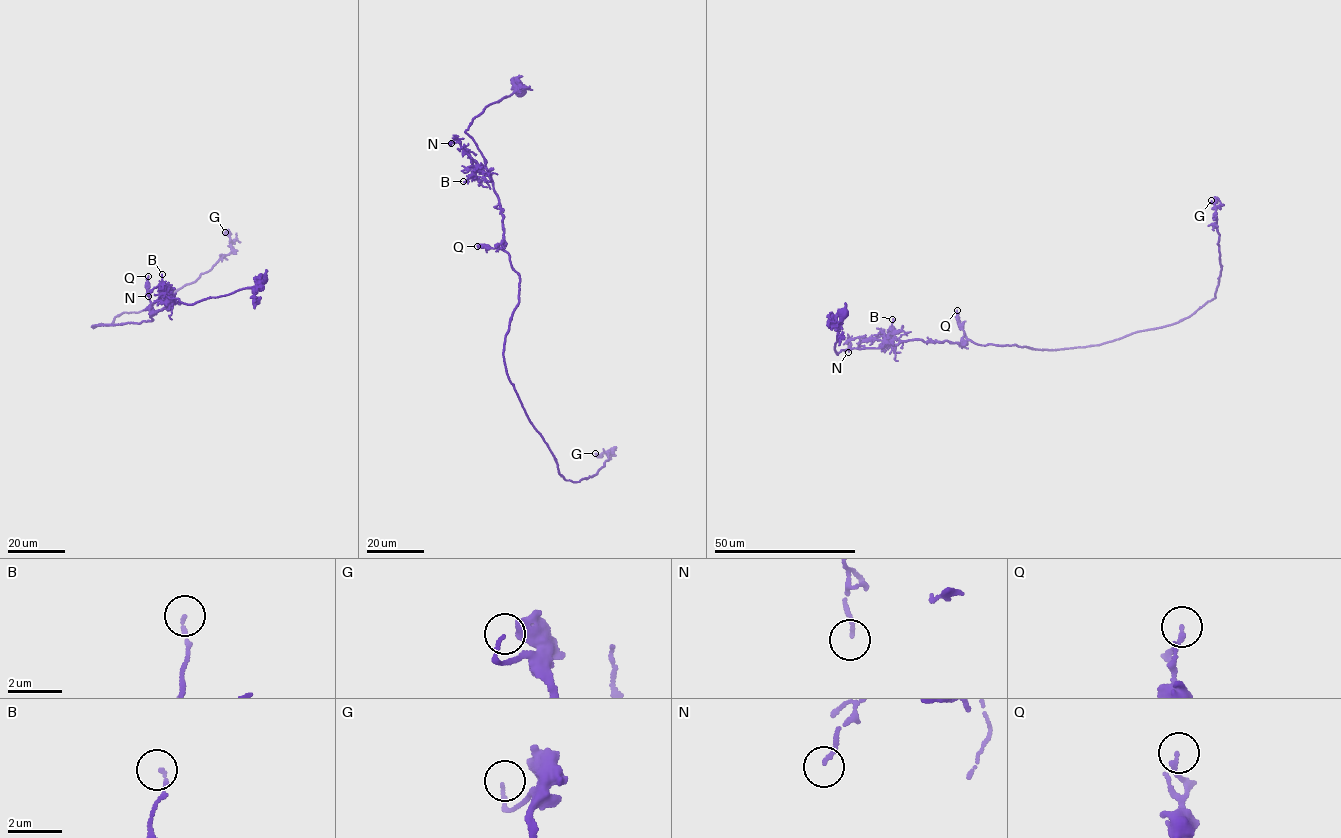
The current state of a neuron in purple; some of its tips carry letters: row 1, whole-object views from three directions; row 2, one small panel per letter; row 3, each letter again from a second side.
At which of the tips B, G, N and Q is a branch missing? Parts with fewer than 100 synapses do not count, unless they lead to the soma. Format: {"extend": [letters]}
{"extend": []}

